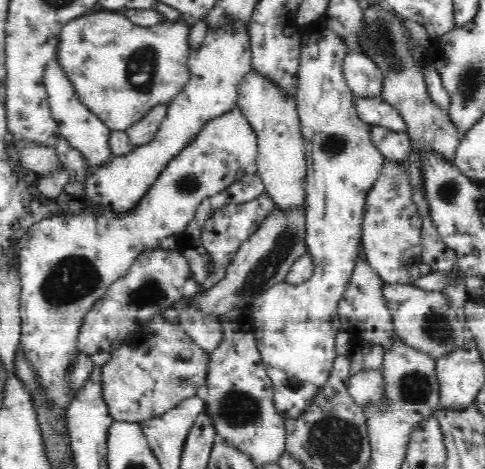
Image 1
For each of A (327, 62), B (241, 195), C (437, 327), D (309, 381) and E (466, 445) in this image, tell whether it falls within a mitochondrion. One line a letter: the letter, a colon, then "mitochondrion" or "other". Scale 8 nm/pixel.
A: other
B: other
C: mitochondrion
D: other
E: mitochondrion

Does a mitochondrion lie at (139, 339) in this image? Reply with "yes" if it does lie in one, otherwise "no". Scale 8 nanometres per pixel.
no

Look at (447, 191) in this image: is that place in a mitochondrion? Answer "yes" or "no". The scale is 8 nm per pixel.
yes

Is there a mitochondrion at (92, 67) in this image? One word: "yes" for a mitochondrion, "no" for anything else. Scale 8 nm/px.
no

